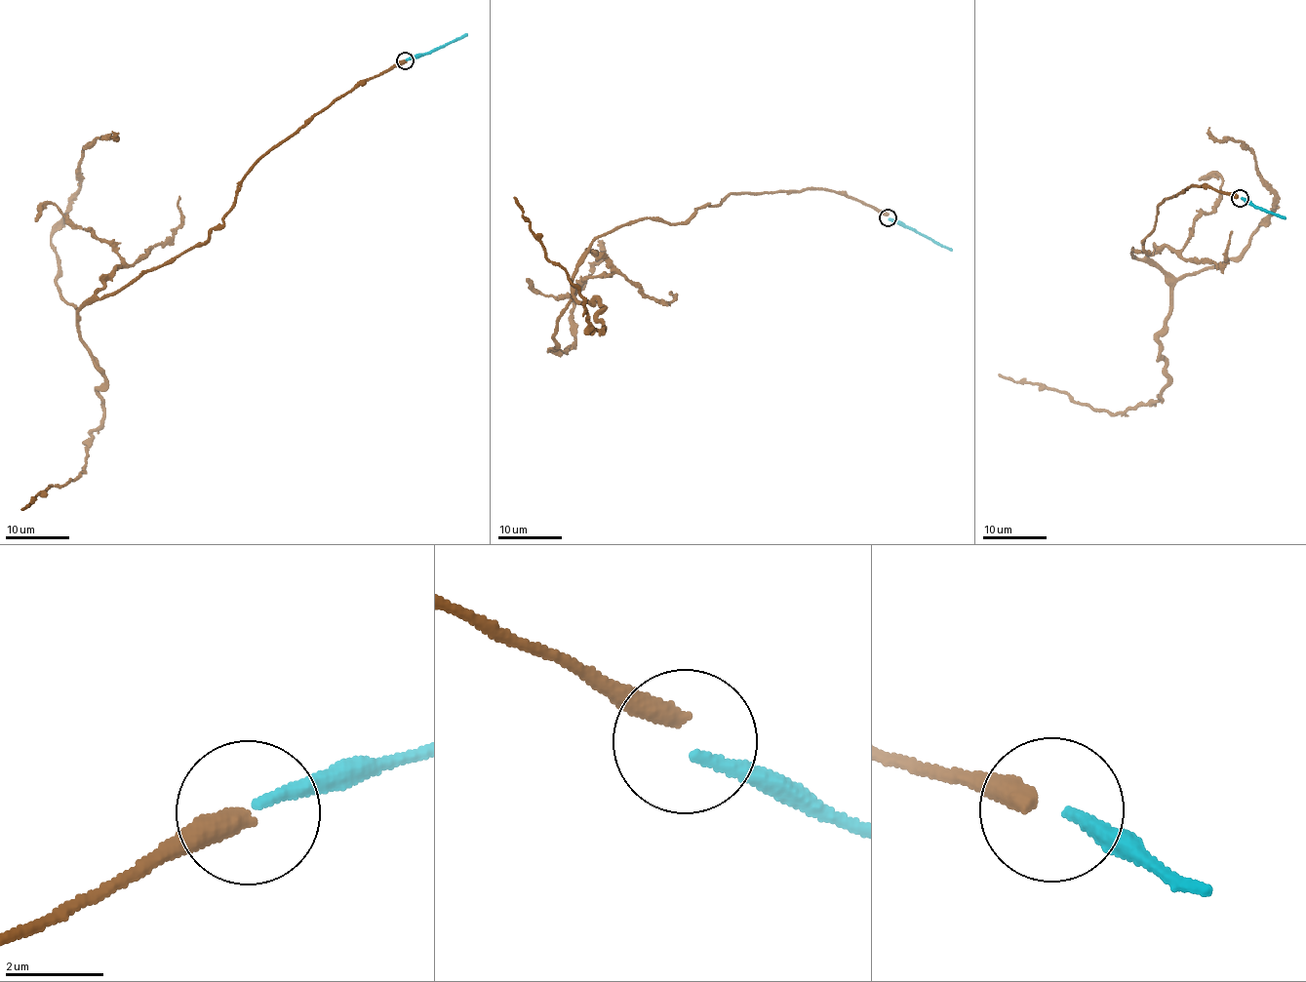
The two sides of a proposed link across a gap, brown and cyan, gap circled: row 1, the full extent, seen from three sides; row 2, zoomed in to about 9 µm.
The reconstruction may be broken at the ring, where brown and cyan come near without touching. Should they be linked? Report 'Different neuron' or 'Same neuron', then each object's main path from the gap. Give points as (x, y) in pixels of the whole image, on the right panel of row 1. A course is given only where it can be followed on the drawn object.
Different neuron. Course of brown: (1238, 197), (1190, 185), (1158, 207), (1148, 252), (1131, 249), (1170, 287), (1159, 399), (1100, 412), (998, 374). Course of cyan: (1241, 197), (1253, 208), (1282, 218), (1285, 216)

